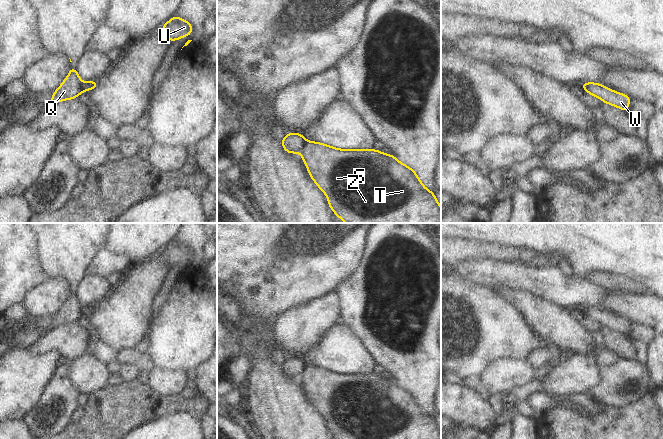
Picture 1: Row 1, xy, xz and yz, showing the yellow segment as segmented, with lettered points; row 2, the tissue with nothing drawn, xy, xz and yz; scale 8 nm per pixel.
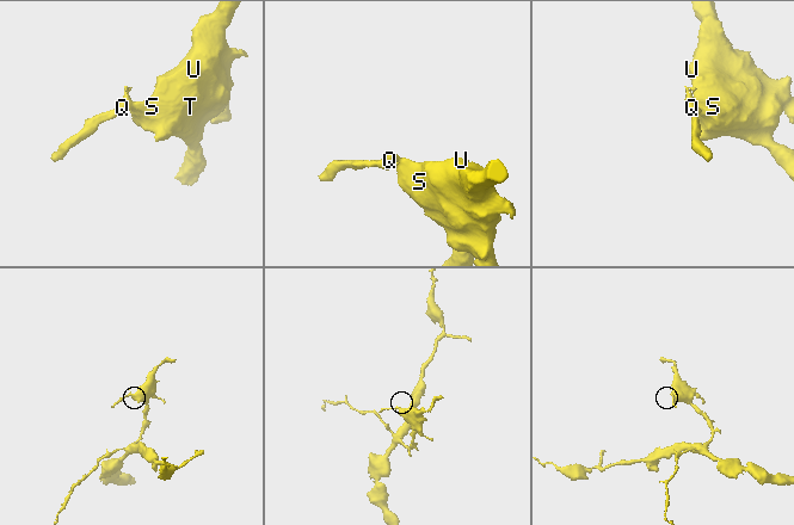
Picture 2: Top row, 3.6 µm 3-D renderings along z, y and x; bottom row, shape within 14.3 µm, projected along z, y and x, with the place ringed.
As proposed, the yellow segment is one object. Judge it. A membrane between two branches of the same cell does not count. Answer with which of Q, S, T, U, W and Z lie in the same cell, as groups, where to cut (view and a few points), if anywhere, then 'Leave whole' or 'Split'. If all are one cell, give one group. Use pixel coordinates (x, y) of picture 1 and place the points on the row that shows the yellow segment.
Groups: Q / S T U W Z. Split along xz (306, 141), (300, 152). Split

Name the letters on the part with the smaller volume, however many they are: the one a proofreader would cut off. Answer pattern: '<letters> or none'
Q

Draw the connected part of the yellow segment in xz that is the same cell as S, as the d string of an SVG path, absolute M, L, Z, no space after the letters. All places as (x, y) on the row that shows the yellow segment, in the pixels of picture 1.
M306 141L301 155L310 177L327 196L330 208L346 223L441 223L441 207L434 193L423 186L413 169L391 154L374 149L343 150Z

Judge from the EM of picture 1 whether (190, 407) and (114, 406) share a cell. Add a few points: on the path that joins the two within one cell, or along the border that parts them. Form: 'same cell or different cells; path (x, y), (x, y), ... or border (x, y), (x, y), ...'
same cell; path (171, 404), (158, 397), (150, 403), (133, 404)

